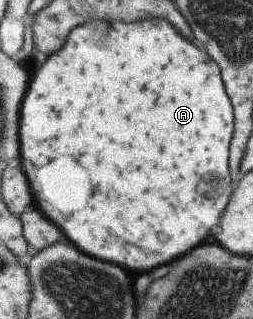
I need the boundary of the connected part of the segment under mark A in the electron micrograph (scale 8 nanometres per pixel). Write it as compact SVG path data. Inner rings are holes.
M151 18L144 19L138 22L110 22L109 20L97 20L84 23L69 34L68 41L65 42L65 47L57 53L52 53L49 59L45 60L45 63L36 69L33 76L33 87L29 87L29 95L24 99L24 105L21 108L21 121L20 121L20 140L21 140L21 153L19 159L22 162L22 166L25 167L25 173L28 176L28 180L33 186L33 193L35 199L35 206L49 217L53 219L65 233L69 239L73 239L73 243L77 243L77 247L81 247L81 251L89 251L89 255L97 255L97 259L105 259L105 261L111 261L111 263L121 263L123 267L129 267L133 271L151 271L155 267L161 267L165 263L171 263L173 259L179 259L183 255L187 255L189 251L193 251L195 247L199 247L203 244L203 241L207 240L209 231L220 225L221 218L223 217L229 205L229 199L234 194L235 181L231 181L232 167L229 167L229 145L232 145L232 139L234 136L234 130L236 129L236 115L233 107L232 99L229 97L228 89L224 82L223 72L221 71L220 63L217 63L216 59L203 51L203 46L199 43L195 43L187 36L183 35L181 31L177 29L168 19L163 18Z

